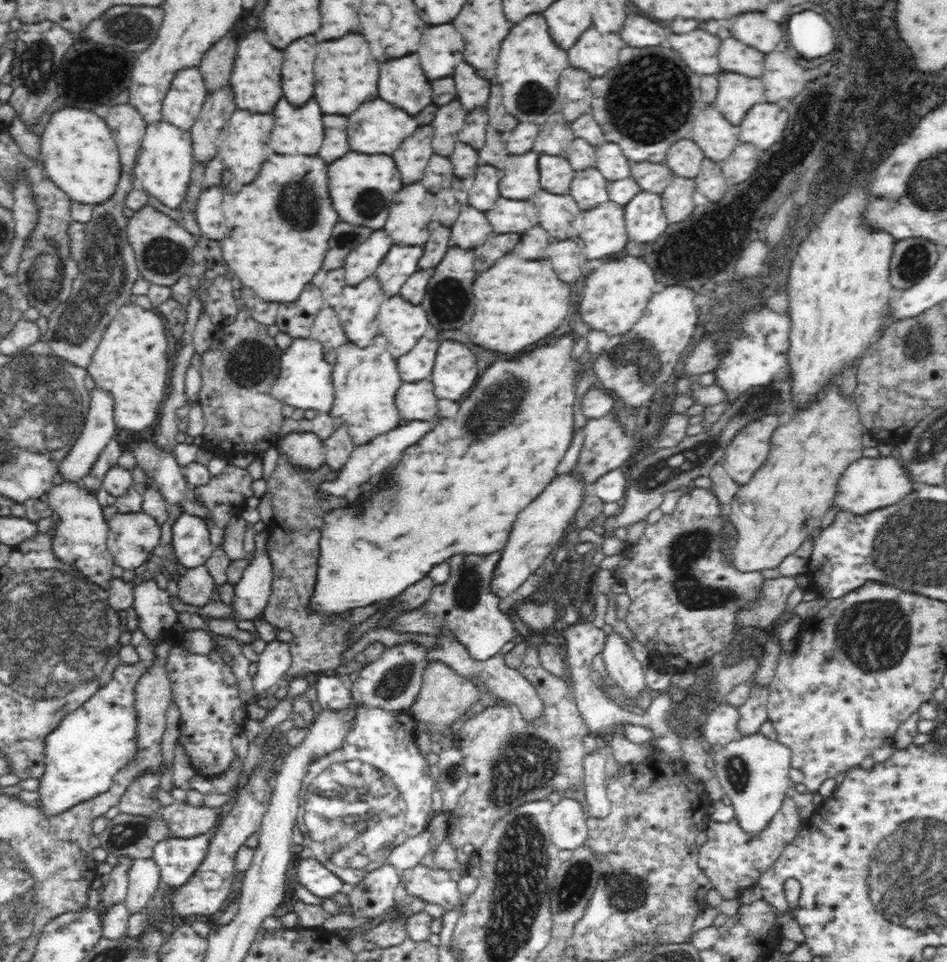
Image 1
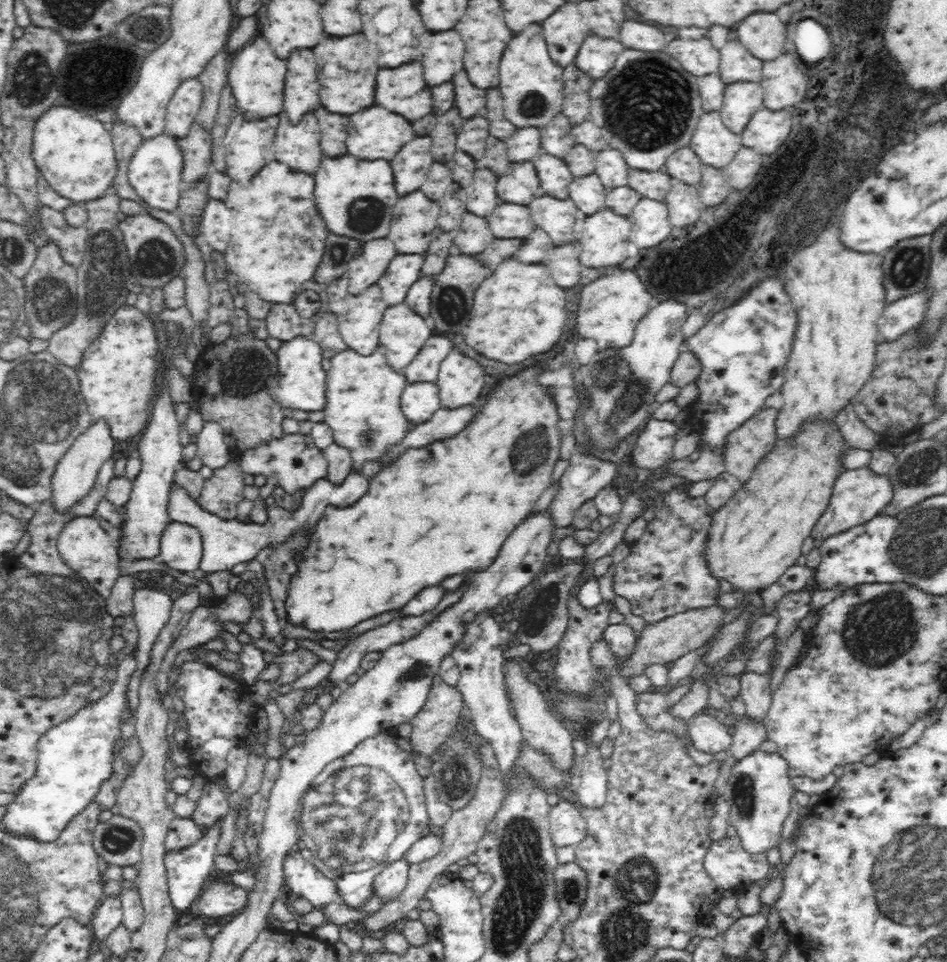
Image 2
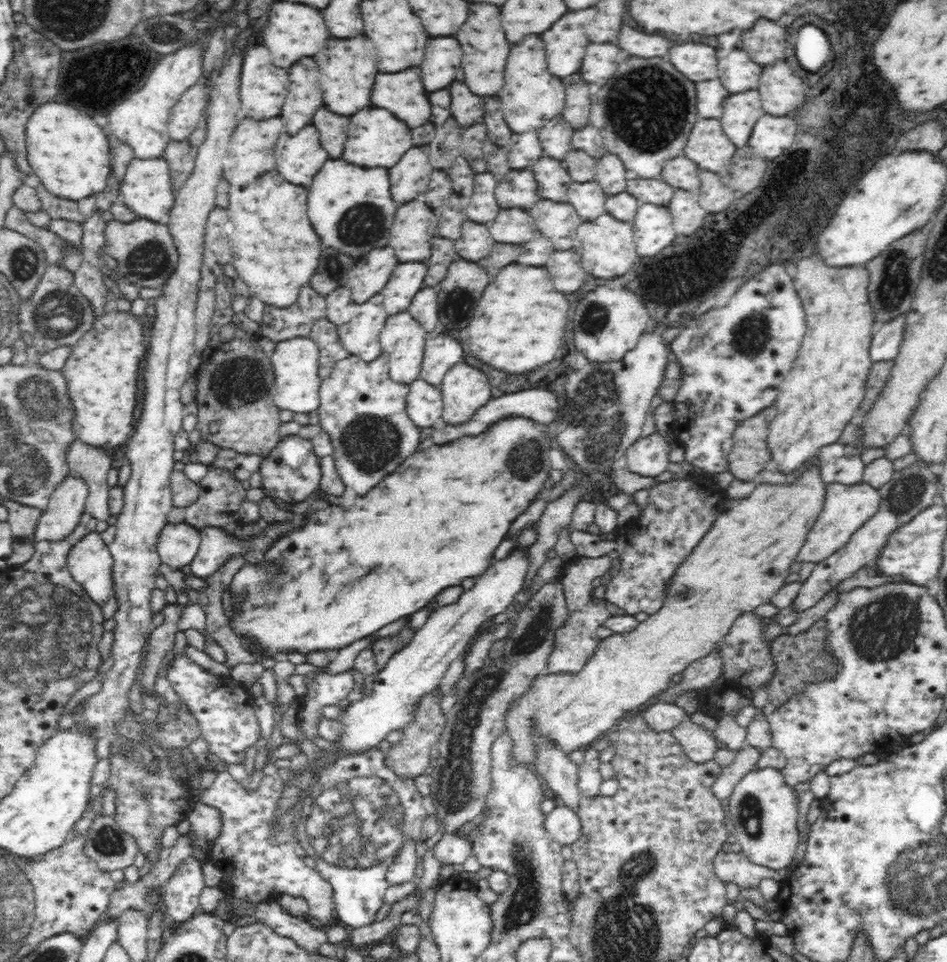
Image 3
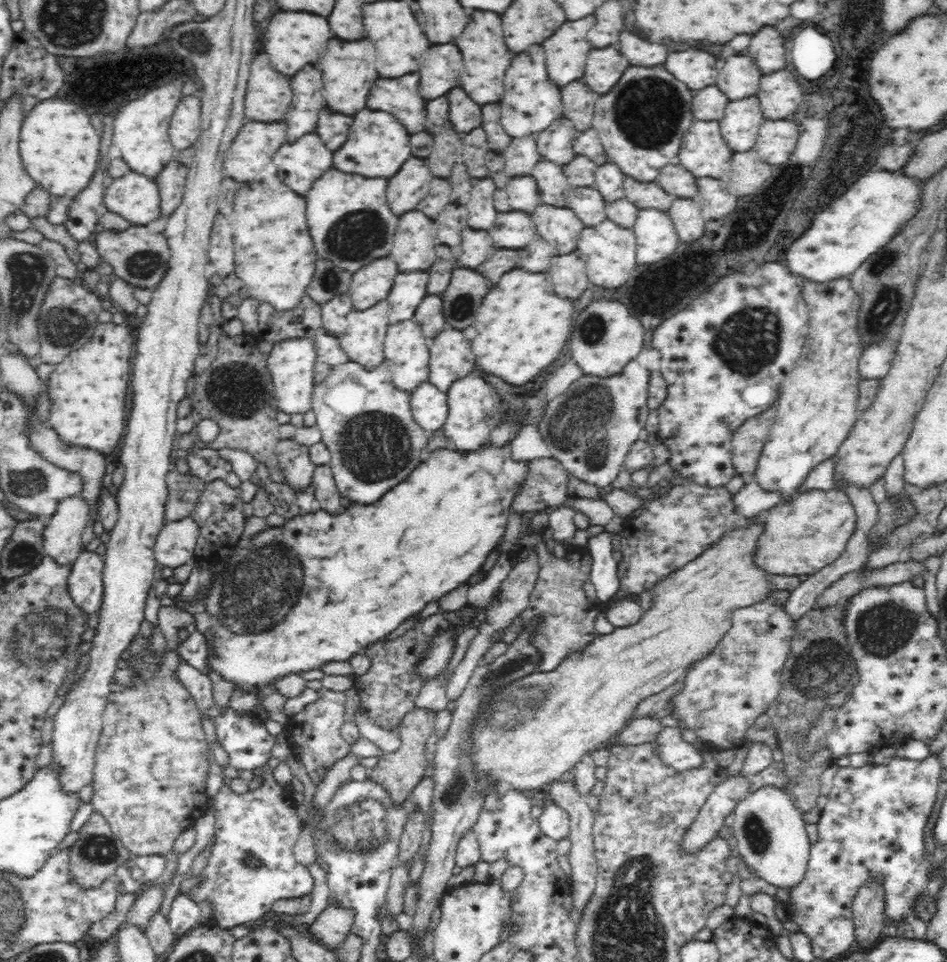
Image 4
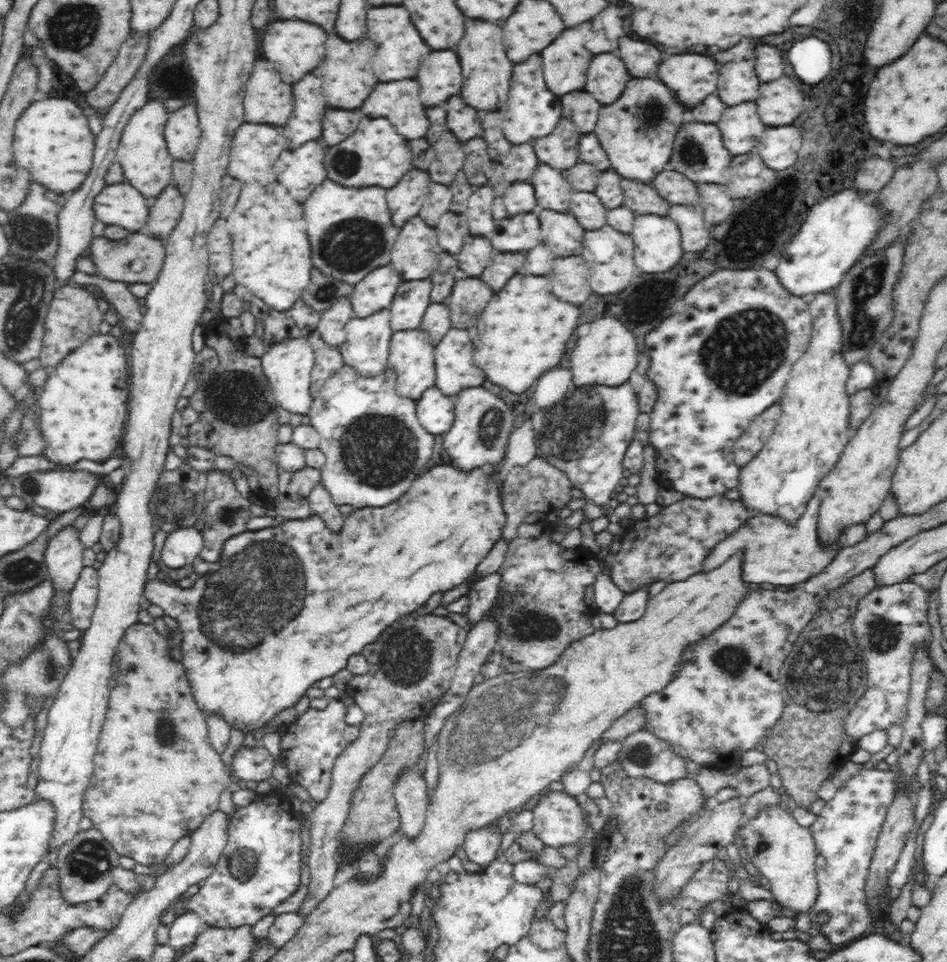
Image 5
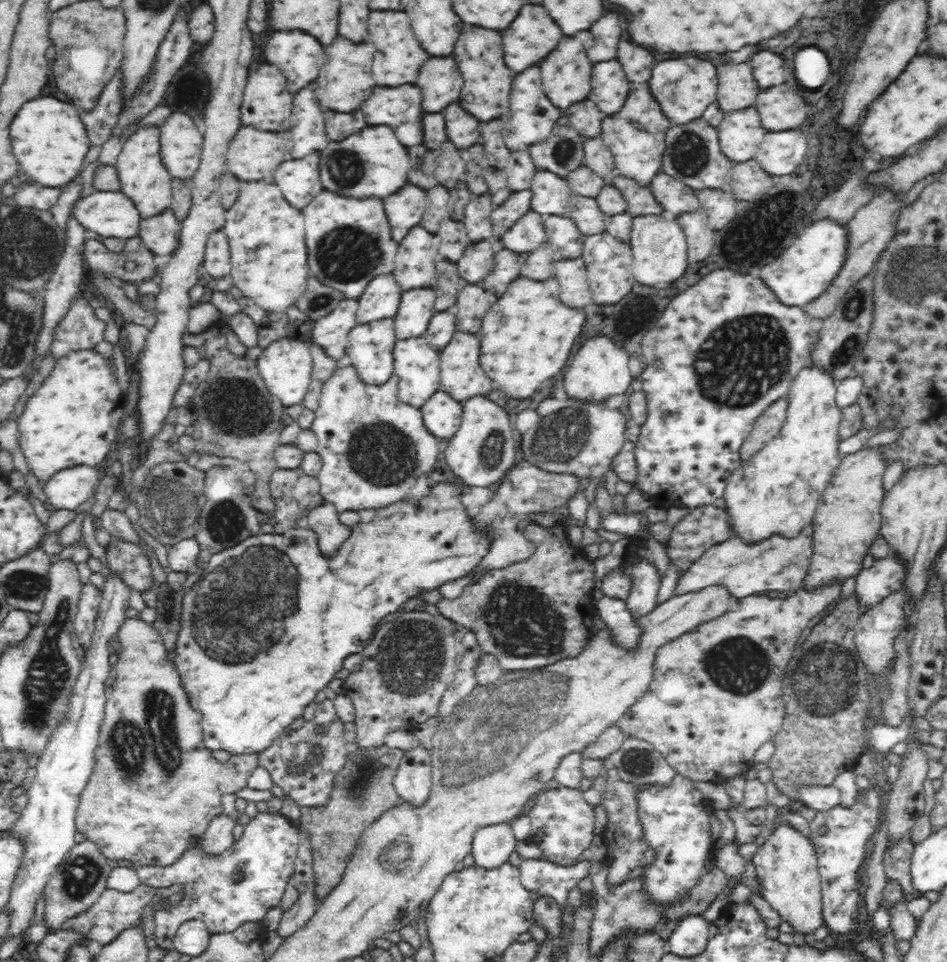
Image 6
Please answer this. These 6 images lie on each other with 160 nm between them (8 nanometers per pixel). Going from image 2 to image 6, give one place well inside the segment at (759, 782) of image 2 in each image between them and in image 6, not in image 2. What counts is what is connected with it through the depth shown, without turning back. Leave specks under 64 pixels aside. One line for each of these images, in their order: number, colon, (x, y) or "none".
3: (763, 808)
4: (771, 838)
5: (782, 853)
6: (785, 864)

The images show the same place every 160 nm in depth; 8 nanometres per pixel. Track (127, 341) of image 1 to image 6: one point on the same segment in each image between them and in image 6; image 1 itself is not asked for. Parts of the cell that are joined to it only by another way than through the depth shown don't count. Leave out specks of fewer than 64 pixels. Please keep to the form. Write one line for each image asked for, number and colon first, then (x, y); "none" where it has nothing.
2: (118, 371)
3: (101, 374)
4: (88, 389)
5: (82, 405)
6: (72, 419)

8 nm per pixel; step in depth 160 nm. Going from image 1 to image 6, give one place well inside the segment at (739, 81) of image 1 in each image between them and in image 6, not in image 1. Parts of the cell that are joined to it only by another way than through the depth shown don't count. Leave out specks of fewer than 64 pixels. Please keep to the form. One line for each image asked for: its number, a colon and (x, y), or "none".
2: (742, 100)
3: (741, 111)
4: (742, 120)
5: (741, 127)
6: (741, 133)

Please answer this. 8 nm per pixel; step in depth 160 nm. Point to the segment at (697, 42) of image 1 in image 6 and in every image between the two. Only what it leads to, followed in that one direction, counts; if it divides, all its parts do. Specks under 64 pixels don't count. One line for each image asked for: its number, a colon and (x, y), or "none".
2: (699, 57)
3: (698, 62)
4: (697, 70)
5: (692, 78)
6: (684, 88)

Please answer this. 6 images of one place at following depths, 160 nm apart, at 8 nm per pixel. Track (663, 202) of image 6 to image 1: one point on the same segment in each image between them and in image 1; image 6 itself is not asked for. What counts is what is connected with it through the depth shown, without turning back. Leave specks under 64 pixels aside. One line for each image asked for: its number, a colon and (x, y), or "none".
1: (685, 158)
2: (684, 165)
3: (680, 173)
4: (673, 178)
5: (672, 186)

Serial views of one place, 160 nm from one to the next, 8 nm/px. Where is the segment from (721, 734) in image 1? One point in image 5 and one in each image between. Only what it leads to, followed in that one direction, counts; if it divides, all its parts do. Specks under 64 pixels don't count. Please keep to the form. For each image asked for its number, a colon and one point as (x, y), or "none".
2: (707, 734)
3: (698, 744)
4: (674, 750)
5: (642, 754)

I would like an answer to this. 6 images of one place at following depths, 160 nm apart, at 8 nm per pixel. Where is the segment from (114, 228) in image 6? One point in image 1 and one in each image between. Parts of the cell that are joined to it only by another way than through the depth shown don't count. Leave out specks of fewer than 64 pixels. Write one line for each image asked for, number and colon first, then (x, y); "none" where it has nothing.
1: (165, 159)
2: (155, 172)
3: (146, 188)
4: (134, 197)
5: (122, 205)

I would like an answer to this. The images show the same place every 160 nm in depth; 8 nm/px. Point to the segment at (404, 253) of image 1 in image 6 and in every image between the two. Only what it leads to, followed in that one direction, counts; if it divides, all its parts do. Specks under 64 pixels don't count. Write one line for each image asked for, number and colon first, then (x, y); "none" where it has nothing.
2: (404, 270)
3: (408, 278)
4: (408, 290)
5: (412, 298)
6: (417, 306)

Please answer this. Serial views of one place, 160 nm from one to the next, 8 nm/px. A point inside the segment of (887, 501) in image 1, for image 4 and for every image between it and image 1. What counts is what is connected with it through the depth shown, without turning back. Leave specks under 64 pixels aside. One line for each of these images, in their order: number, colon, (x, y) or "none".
2: (858, 495)
3: (846, 508)
4: (800, 536)

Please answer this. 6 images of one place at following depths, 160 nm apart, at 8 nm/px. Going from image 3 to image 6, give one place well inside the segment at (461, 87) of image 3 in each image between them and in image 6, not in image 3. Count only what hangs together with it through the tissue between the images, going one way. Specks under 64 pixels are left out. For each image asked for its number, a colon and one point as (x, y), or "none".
4: (465, 115)
5: (464, 122)
6: (462, 129)

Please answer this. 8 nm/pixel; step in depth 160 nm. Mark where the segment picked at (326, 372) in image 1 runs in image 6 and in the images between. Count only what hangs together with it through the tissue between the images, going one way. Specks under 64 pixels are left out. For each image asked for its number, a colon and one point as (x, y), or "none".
2: (302, 385)
3: (296, 361)
4: (291, 363)
5: (287, 364)
6: (286, 366)

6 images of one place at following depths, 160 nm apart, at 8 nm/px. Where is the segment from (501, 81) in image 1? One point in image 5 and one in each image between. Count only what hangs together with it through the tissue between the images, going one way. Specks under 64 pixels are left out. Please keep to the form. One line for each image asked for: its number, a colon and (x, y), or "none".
2: (531, 85)
3: (532, 96)
4: (531, 102)
5: (534, 111)

